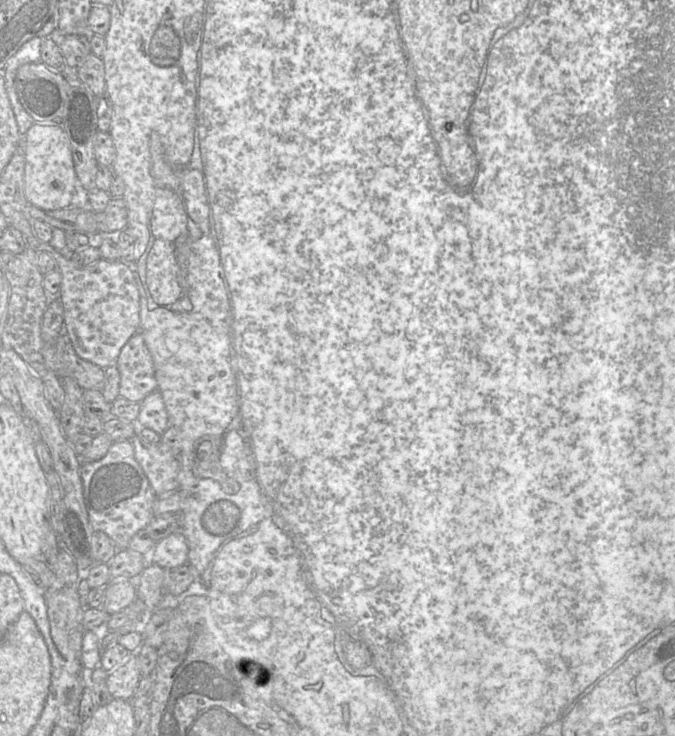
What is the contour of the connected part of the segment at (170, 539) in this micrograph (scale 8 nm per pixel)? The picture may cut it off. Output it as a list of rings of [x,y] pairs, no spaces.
[[[174,532],[156,543],[151,552],[154,564],[172,569],[188,564],[188,544],[182,532]]]

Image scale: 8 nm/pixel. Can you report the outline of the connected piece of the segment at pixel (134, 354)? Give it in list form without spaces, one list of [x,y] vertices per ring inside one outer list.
[[[140,332],[133,335],[123,346],[115,363],[120,373],[120,397],[141,403],[151,392],[158,390],[154,361]]]

